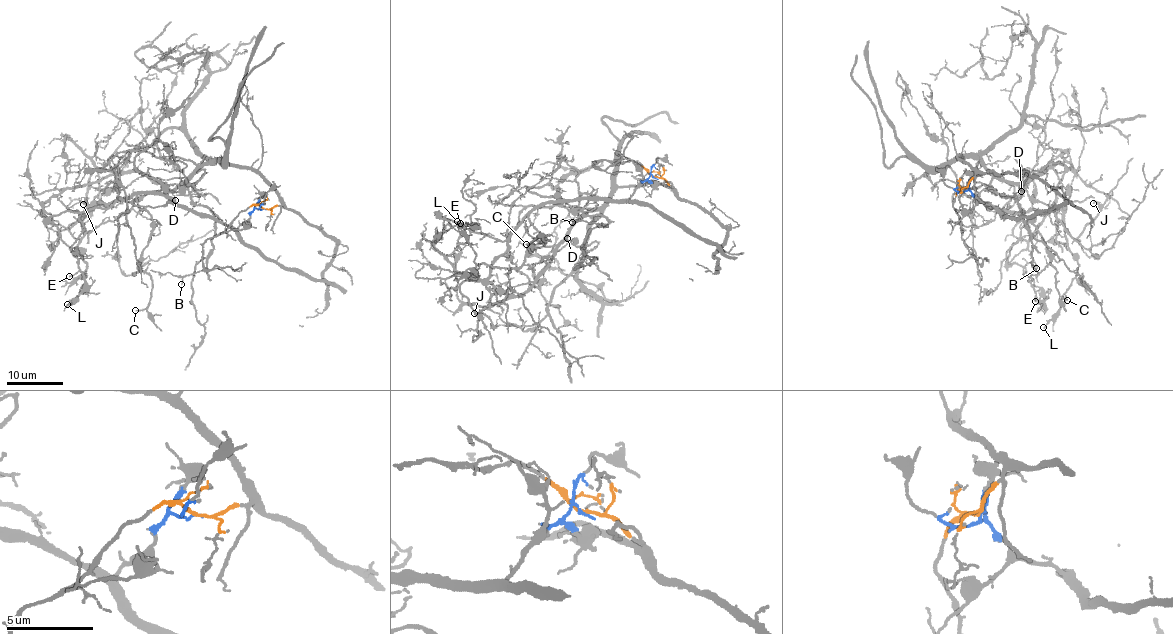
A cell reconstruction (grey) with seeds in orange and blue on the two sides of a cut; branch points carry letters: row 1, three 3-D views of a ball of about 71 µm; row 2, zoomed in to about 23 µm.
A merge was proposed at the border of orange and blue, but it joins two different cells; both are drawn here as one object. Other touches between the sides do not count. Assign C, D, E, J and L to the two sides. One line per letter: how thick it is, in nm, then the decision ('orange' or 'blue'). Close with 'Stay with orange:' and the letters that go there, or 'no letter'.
C: 120 nm thick; blue
D: 140 nm thick; orange
E: 150 nm thick; blue
J: 120 nm thick; blue
L: 160 nm thick; blue
Stay with orange: D

